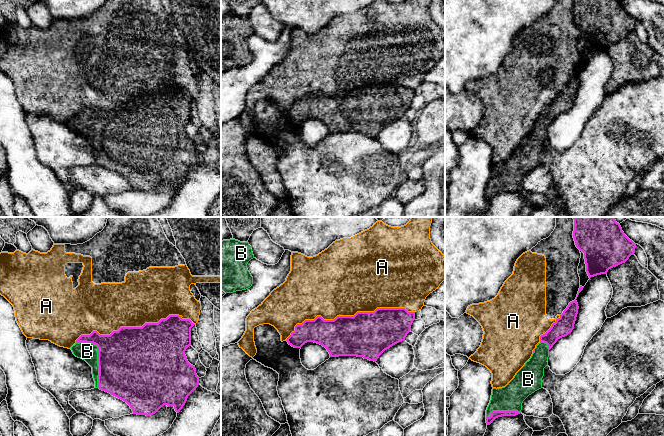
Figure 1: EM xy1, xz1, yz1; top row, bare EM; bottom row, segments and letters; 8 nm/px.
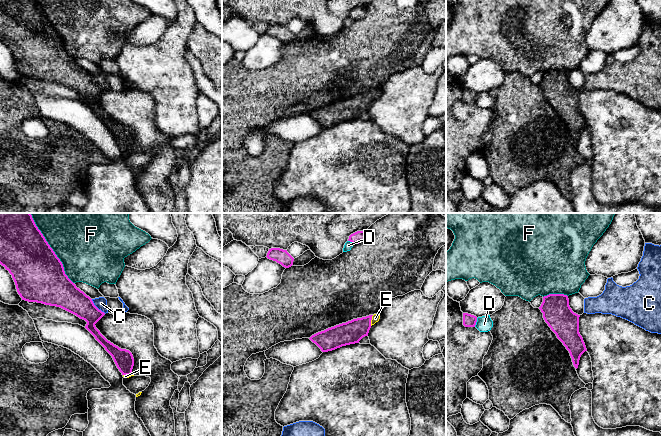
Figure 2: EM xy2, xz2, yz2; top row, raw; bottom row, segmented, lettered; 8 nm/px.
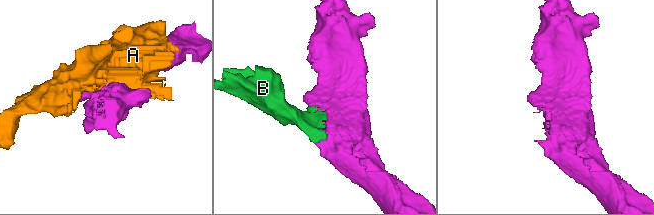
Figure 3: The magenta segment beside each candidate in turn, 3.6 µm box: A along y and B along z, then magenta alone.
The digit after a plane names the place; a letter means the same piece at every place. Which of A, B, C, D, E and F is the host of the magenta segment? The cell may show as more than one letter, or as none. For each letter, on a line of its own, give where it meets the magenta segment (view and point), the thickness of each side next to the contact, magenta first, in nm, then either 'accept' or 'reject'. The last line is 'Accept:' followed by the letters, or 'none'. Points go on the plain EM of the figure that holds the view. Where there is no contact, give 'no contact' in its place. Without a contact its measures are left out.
A: meets magenta in xz1 at (347, 92); 360 nm thick on the magenta side, 480 nm on the other; reject
B: meets magenta in xy1 at (98, 133); 500 nm thick on the magenta side, 140 nm on the other; accept
C: meets magenta in xy2 at (96, 83); 220 nm thick on the magenta side, 100 nm on the other; reject
D: meets magenta in yz2 at (476, 97); 100 nm thick on the magenta side, 130 nm on the other; reject
E: meets magenta in xz2 at (371, 95); 190 nm thick on the magenta side, 60 nm on the other; accept
F: meets magenta in xy2 at (55, 30); 420 nm thick on the magenta side, 440 nm on the other; reject
Accept: B, E

